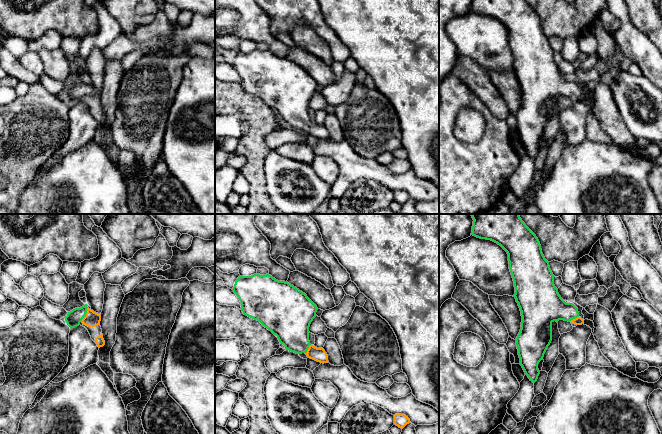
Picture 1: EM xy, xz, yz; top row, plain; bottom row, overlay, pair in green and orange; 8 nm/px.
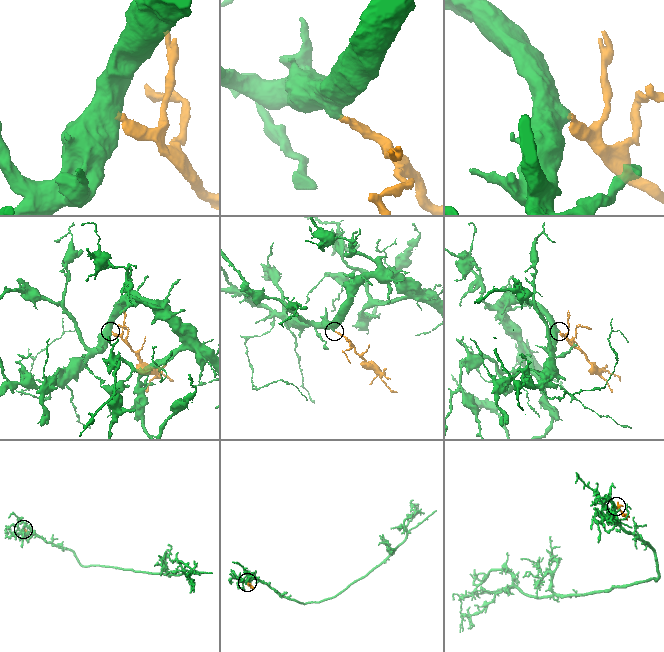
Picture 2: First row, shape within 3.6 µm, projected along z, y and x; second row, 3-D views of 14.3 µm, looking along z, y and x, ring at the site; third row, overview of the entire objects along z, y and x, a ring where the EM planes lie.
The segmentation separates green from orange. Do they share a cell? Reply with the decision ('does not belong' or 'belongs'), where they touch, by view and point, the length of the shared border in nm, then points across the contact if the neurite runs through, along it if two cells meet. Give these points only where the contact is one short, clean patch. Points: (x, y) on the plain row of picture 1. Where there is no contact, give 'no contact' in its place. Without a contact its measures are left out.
belongs; contact xy (85, 90); length 130 nm; way xy (74, 93), (85, 90), (92, 95)

